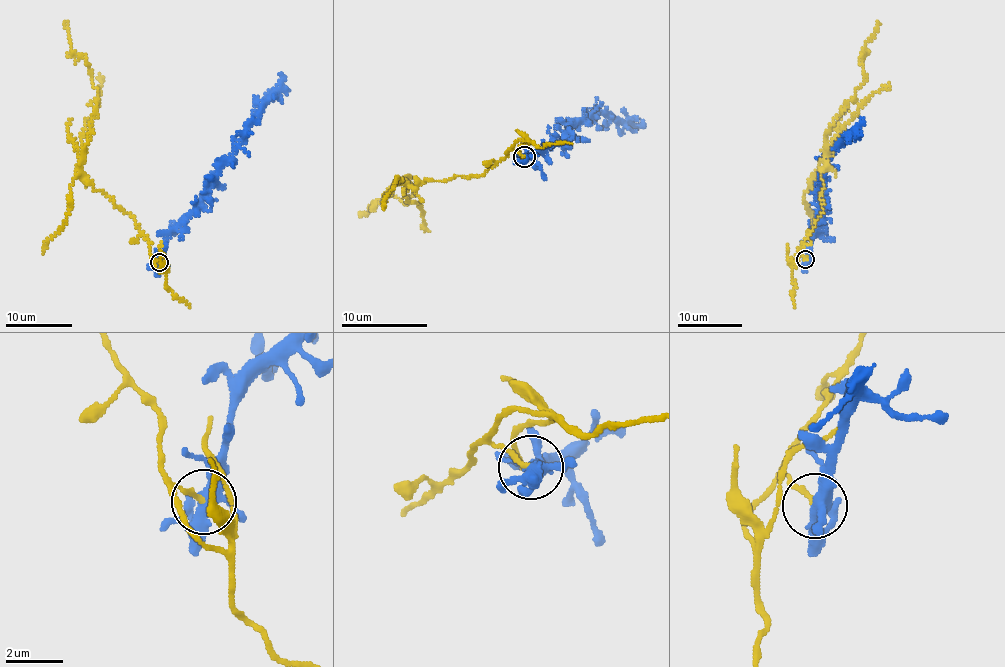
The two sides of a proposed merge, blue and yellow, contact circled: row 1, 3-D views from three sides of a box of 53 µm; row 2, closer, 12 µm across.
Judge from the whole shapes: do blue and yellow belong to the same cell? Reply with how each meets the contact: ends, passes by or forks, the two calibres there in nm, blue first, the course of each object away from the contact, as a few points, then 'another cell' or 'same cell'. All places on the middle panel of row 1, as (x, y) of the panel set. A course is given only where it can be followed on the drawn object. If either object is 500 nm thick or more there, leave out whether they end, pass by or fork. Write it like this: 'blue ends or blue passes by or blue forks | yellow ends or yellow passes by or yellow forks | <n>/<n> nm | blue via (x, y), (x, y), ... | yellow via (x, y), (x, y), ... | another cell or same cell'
blue forks | yellow ends | 400/170 nm | blue via (524, 157), (522, 155), (558, 145), (572, 125), (599, 109), (610, 111), (629, 125) | yellow via (524, 157), (509, 149), (479, 175), (409, 186), (406, 175), (414, 194), (407, 204), (392, 196), (360, 213) | another cell

